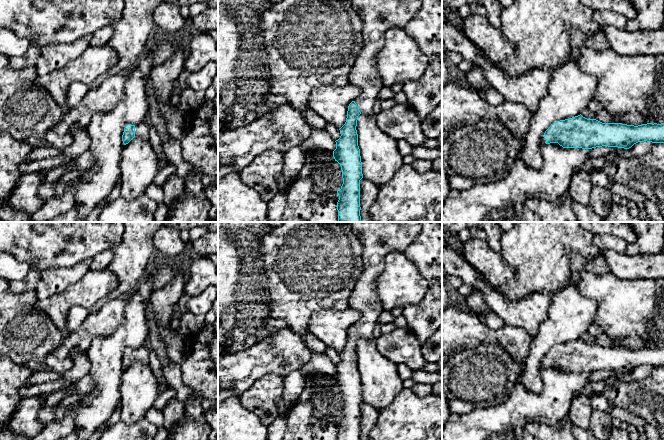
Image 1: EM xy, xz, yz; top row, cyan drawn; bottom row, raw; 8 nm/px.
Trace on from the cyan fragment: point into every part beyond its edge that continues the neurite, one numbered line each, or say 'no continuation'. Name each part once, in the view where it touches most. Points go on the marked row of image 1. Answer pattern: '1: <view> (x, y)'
1: xz (377, 16)

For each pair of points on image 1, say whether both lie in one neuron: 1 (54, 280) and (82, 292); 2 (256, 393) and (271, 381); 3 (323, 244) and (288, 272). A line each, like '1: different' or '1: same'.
1: different
2: same
3: same

